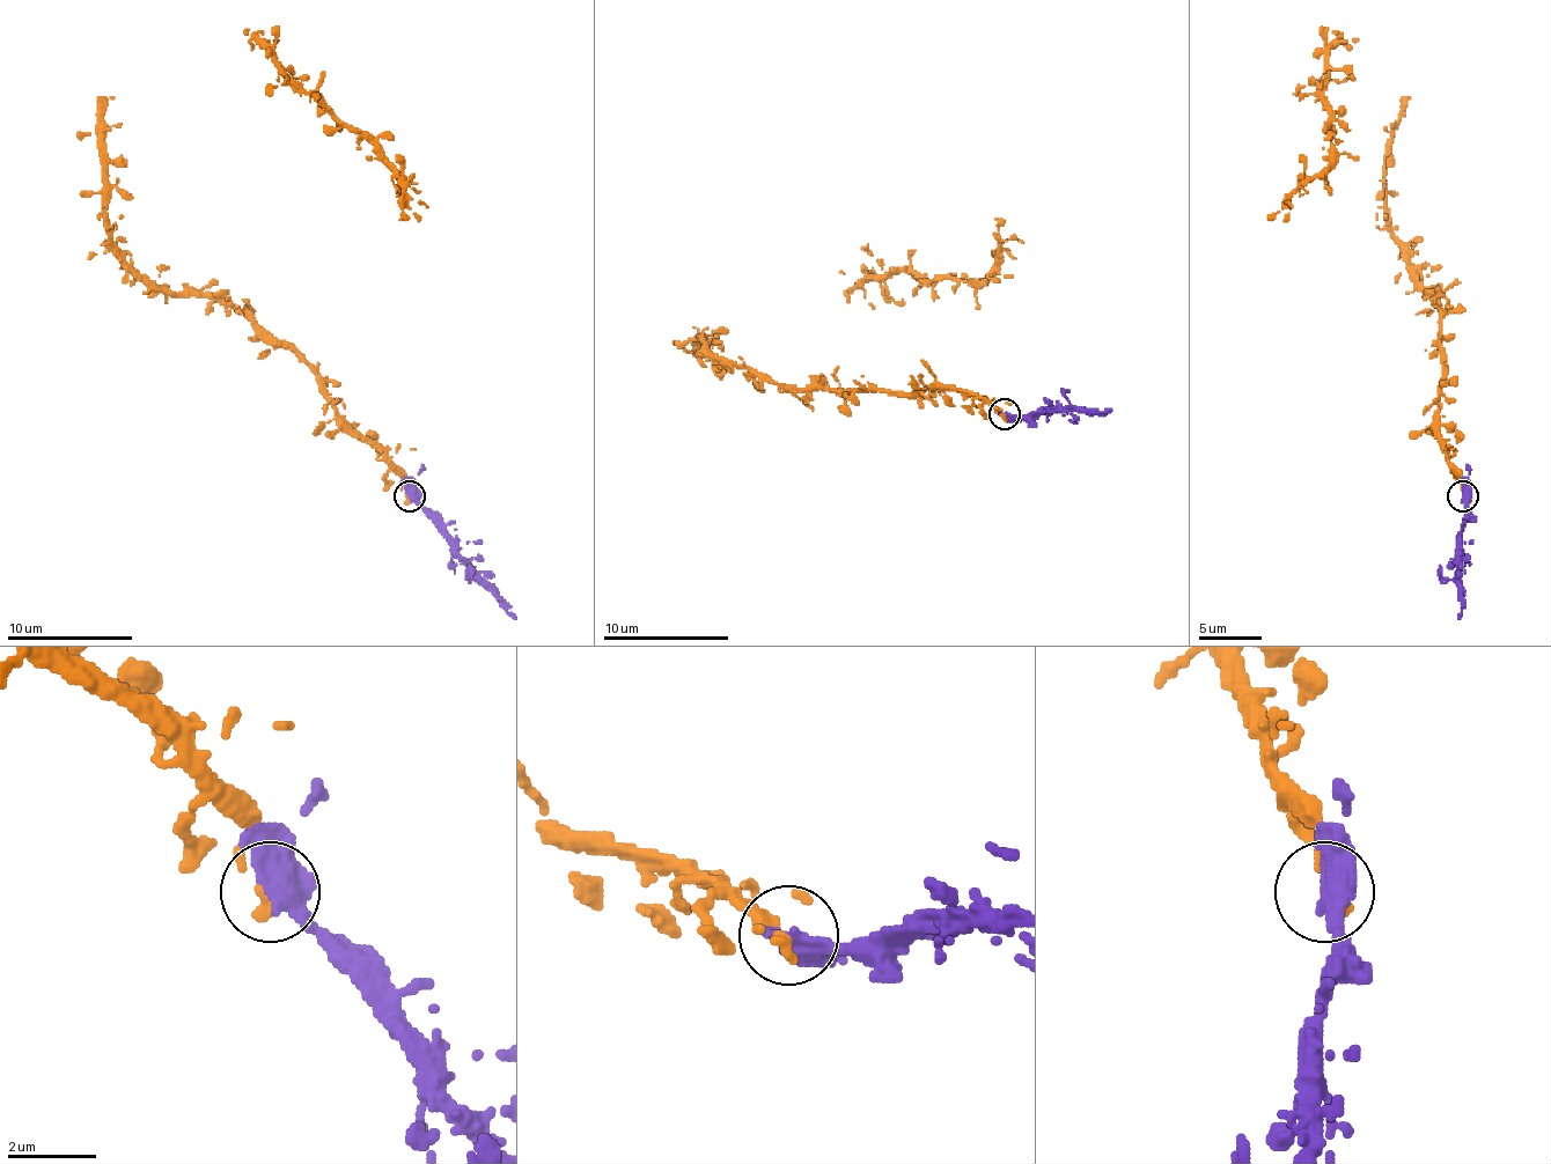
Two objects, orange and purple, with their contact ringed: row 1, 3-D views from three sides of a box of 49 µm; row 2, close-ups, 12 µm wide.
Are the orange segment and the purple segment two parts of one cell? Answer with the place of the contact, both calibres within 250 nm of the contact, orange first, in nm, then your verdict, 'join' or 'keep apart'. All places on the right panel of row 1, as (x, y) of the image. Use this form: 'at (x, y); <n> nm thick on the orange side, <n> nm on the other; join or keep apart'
at (1463, 496); 280 nm thick on the orange side, 440 nm on the other; join

